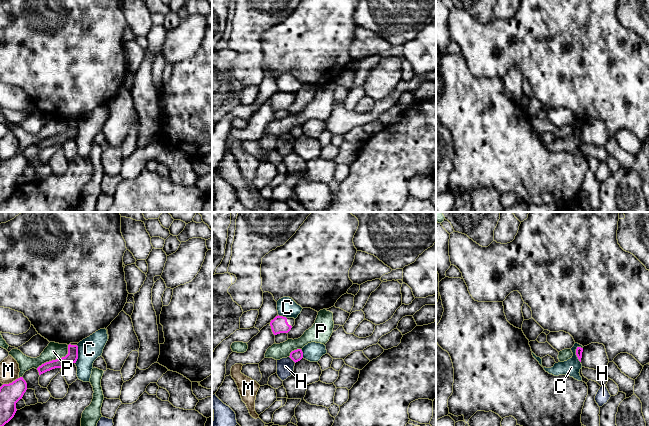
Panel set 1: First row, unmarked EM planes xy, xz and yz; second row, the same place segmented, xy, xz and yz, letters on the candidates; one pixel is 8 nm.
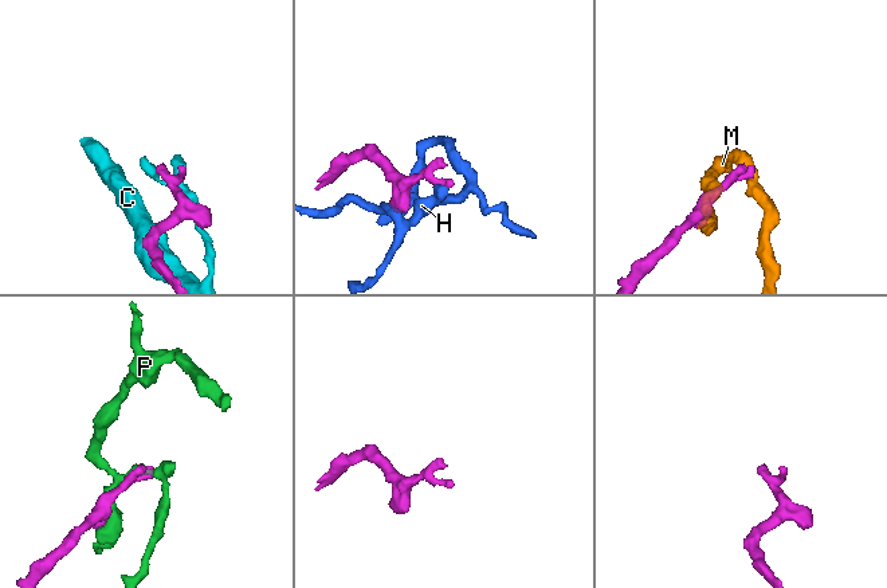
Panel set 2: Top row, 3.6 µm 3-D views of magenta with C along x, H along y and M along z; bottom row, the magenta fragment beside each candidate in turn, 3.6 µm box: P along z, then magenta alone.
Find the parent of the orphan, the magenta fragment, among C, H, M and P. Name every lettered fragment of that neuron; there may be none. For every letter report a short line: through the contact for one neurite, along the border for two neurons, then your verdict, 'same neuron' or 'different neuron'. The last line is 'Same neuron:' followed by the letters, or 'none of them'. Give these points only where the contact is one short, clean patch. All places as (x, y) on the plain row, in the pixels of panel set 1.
C: different neuron
H: xz (289, 132), (295, 138) | different neuron
M: xy (18, 153), (11, 158), (3, 160) | different neuron
P: different neuron
Same neuron: none of them

